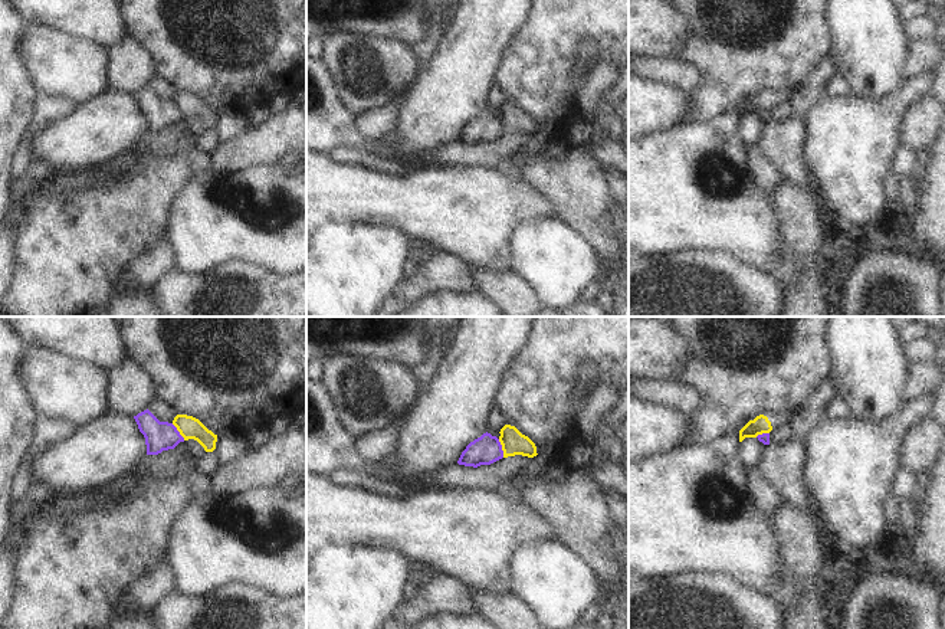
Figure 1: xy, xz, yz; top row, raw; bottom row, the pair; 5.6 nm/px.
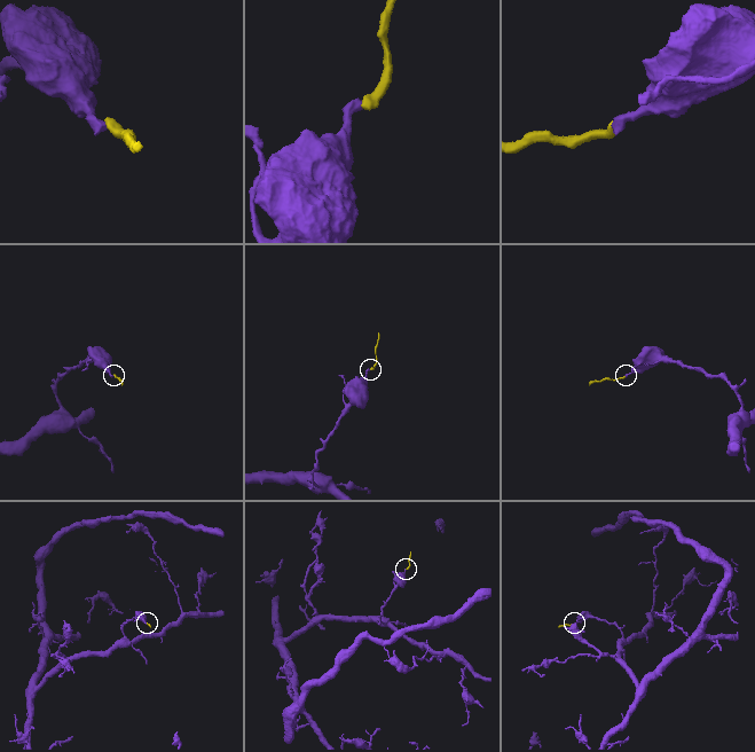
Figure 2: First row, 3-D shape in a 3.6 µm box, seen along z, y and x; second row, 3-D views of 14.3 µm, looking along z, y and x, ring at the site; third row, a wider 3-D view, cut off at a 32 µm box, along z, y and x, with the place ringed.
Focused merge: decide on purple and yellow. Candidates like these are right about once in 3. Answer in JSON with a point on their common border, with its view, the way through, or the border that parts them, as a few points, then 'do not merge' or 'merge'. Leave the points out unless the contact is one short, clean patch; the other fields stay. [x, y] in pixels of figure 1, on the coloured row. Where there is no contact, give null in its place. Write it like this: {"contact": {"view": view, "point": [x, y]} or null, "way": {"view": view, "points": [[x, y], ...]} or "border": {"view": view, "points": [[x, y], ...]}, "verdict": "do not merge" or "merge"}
{"contact": {"view": "xz", "point": [501, 448]}, "border": {"view": "xz", "points": [[498, 439], [504, 456]]}, "verdict": "do not merge"}

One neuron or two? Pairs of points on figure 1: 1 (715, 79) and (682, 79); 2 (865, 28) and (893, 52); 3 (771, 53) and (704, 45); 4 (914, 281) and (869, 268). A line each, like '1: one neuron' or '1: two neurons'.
1: two neurons
2: one neuron
3: one neuron
4: one neuron

